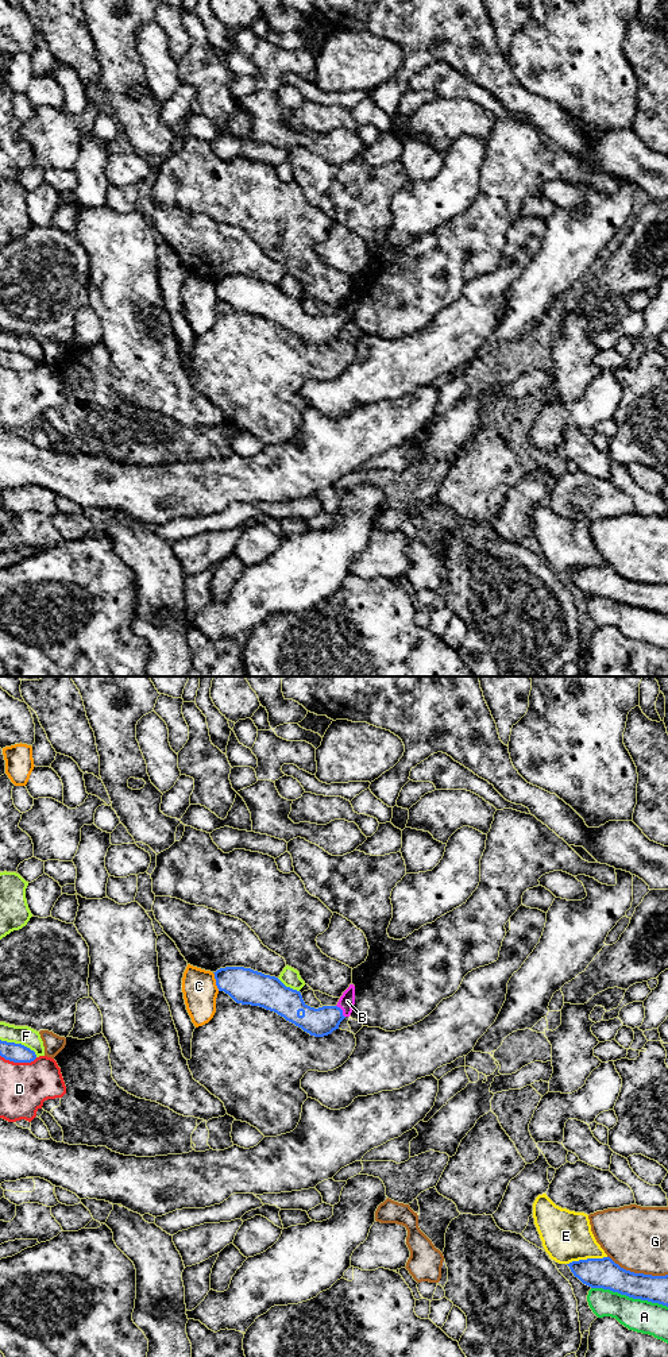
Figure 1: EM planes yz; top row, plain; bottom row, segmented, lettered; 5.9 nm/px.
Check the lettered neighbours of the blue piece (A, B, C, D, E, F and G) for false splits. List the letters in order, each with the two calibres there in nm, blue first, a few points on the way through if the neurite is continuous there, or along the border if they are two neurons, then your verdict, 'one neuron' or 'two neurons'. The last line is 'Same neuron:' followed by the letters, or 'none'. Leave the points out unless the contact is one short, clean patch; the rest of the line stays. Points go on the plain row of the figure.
A: 180 nm thick on the blue side, 190 nm on the other; two neurons
B: 170 nm thick on the blue side, 90 nm on the other; runs through yz (319, 331), (342, 320), (347, 309); one neuron
C: 220 nm thick on the blue side, 200 nm on the other; two neurons
D: 110 nm thick on the blue side, 280 nm on the other; two neurons
E: 180 nm thick on the blue side, 300 nm on the other; two neurons
F: 110 nm thick on the blue side, 120 nm on the other; two neurons
G: 180 nm thick on the blue side, 380 nm on the other; two neurons
Same neuron: B

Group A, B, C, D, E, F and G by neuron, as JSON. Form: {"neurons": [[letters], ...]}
{"neurons": [["A"], ["B"], ["C"], ["D"], ["E"], ["F"], ["G"]]}

